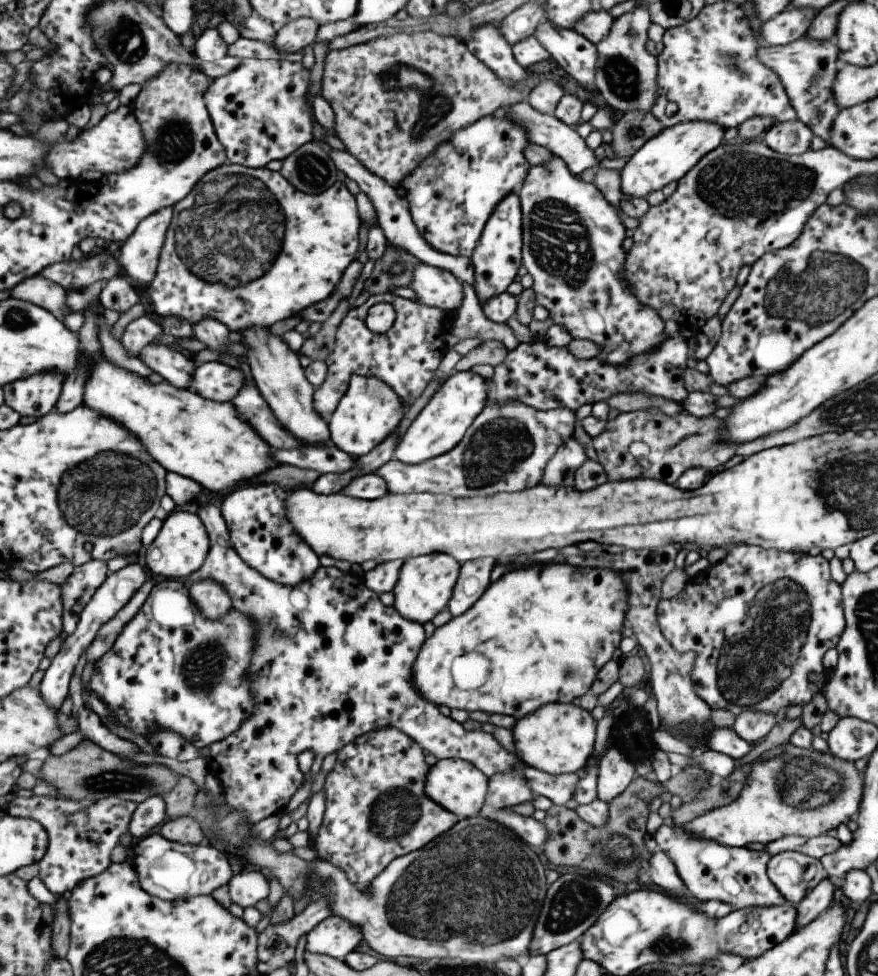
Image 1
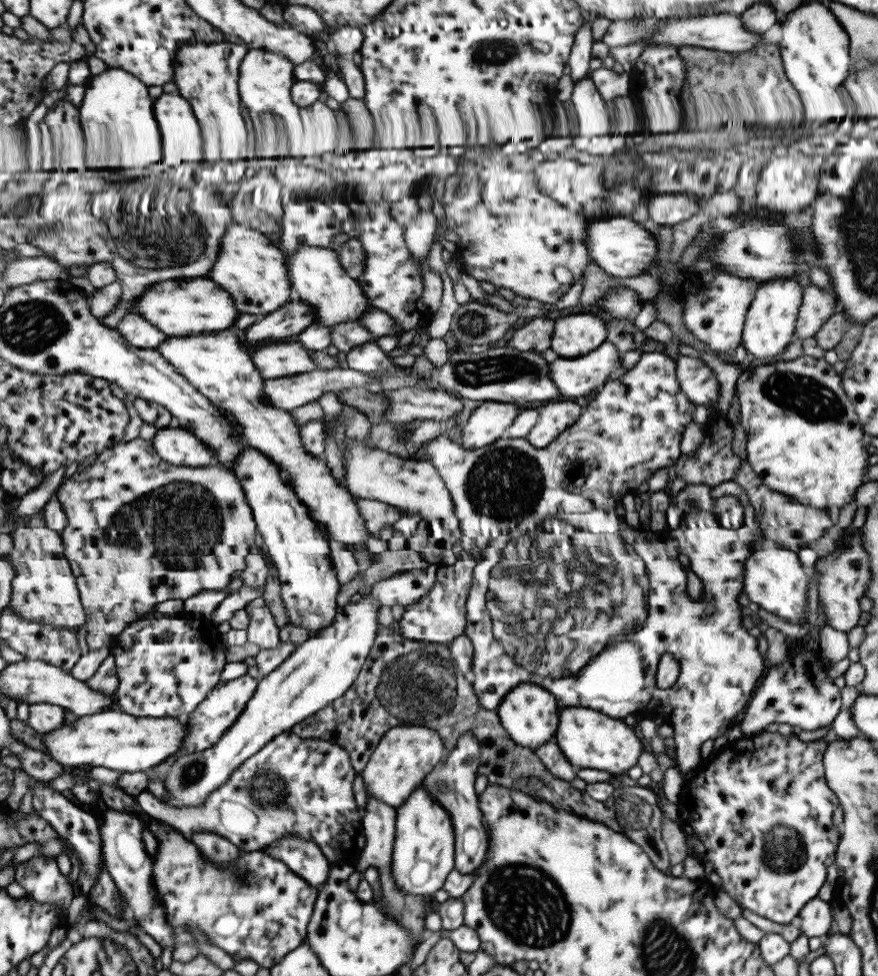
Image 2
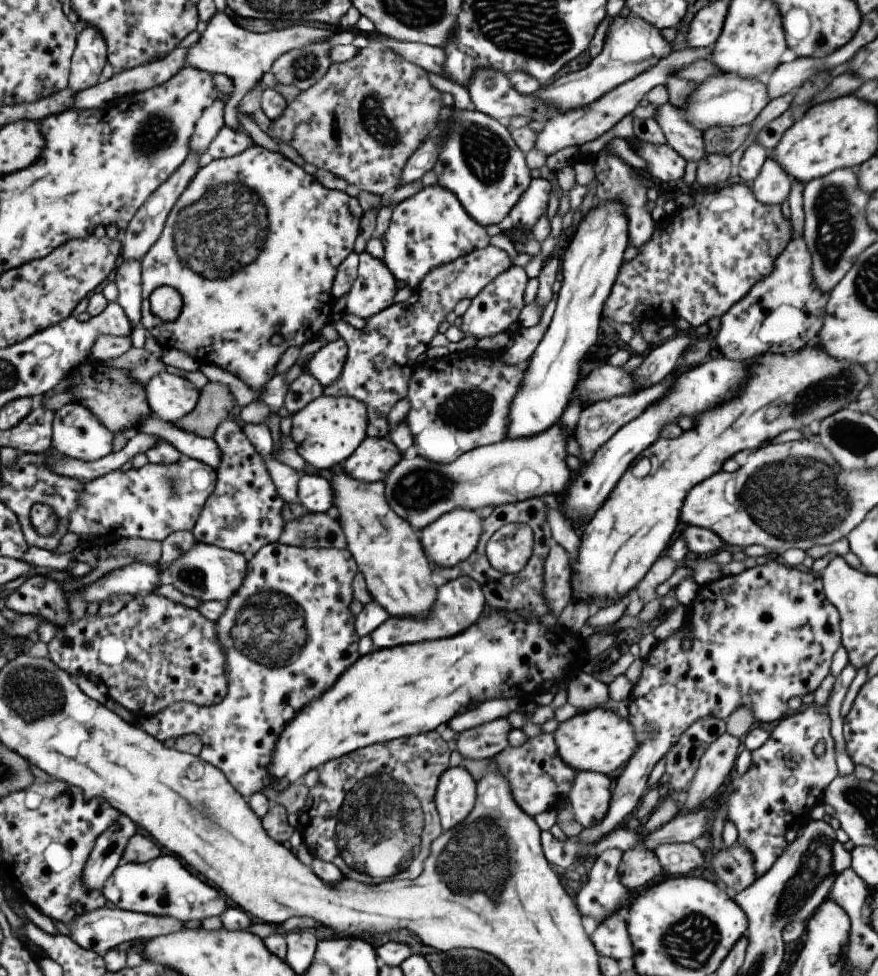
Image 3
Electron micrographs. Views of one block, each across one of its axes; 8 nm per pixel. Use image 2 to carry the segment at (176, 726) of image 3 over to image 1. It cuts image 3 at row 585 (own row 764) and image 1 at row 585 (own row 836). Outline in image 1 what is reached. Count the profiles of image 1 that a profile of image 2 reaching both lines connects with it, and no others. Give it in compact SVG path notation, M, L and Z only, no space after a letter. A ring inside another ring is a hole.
M206 504L198 508L196 516L205 528L209 549L201 568L181 580L183 586L189 588L193 582L213 580L227 592L230 608L249 614L257 622L255 650L251 650L245 674L253 710L249 718L243 718L235 732L207 746L209 755L205 759L208 774L221 784L225 804L235 812L243 812L249 824L256 824L283 811L295 790L305 784L305 778L313 778L320 771L325 756L337 753L363 734L386 727L403 732L422 750L435 756L437 761L447 758L465 760L487 777L495 772L521 770L531 792L547 798L552 805L565 806L573 797L577 782L585 778L584 772L551 775L526 766L511 752L500 747L491 734L463 730L459 722L442 716L436 706L417 694L409 678L413 660L425 640L423 626L401 618L392 606L383 606L378 596L364 587L360 577L351 572L340 572L334 567L319 566L313 576L297 586L277 584L249 568L233 551L219 508ZM305 750L313 754L313 763L309 772L302 774L297 766L297 755Z

